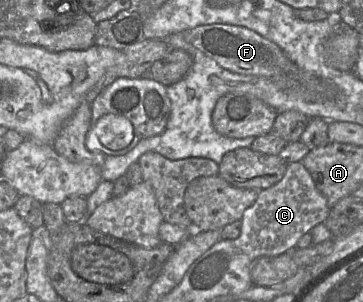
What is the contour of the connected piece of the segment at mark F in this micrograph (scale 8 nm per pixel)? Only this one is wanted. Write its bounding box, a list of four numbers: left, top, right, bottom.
[182,24,341,103]

